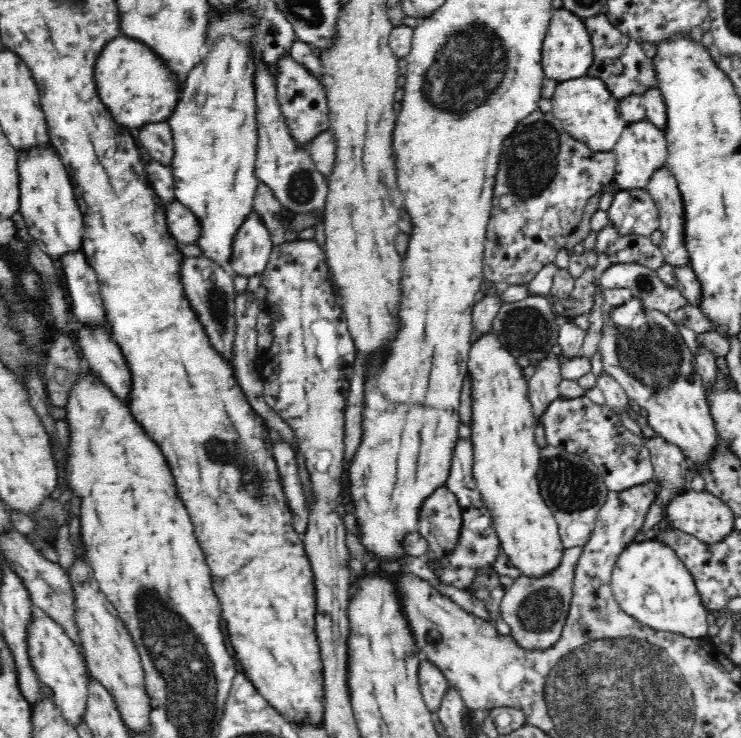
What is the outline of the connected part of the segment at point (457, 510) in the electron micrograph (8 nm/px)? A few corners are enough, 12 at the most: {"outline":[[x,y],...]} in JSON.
{"outline":[[446,484],[421,503],[416,526],[432,569],[456,552],[463,509]]}

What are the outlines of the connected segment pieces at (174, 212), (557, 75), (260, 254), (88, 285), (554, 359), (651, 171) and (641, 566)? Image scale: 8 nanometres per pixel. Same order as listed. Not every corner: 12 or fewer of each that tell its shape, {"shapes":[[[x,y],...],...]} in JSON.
{"shapes":[[[176,198],[164,203],[167,227],[178,243],[194,244],[199,223]],[[554,9],[541,52],[546,77],[582,78],[592,42],[584,21]],[[255,211],[245,216],[229,270],[255,276],[274,244]],[[86,253],[59,258],[63,288],[80,323],[107,326],[97,274]],[[550,350],[528,380],[528,399],[540,420],[558,398],[558,355]],[[628,124],[613,148],[620,190],[646,189],[665,166],[665,131]],[[632,543],[610,584],[642,626],[708,637],[709,610],[665,544]]]}

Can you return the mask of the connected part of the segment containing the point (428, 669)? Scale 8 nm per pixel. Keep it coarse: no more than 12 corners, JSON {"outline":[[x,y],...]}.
{"outline":[[419,662],[419,687],[436,712],[450,684],[433,662]]}

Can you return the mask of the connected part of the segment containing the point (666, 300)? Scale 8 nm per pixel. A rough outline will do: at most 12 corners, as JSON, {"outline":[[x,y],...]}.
{"outline":[[636,263],[609,266],[602,289],[628,287],[647,310],[668,314],[686,297],[656,271]]}

